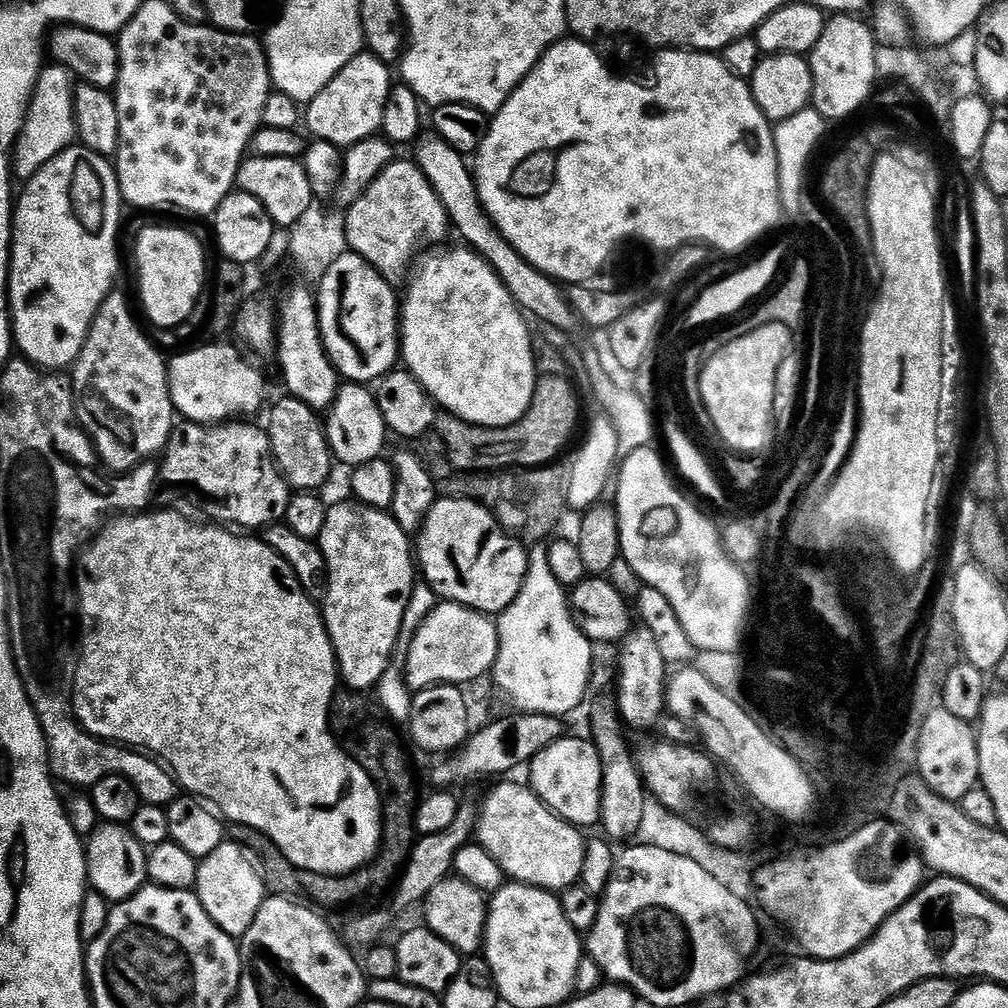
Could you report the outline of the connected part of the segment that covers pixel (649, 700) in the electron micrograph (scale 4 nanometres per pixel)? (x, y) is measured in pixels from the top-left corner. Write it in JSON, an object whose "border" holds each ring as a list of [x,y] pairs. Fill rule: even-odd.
{"border":[[[645,626],[637,627],[623,641],[621,654],[618,658],[618,668],[620,672],[620,688],[616,704],[619,715],[625,725],[640,732],[650,732],[648,730],[656,727],[660,718],[667,711],[667,681],[668,665],[658,648],[658,642],[654,634]]]}

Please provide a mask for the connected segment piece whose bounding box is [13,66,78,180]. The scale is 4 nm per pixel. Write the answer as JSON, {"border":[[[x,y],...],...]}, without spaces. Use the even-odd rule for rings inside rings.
{"border":[[[53,67],[54,70],[45,73],[43,79],[35,87],[32,96],[32,108],[35,108],[32,116],[36,120],[42,120],[46,124],[21,125],[20,135],[13,153],[13,169],[15,175],[22,180],[32,177],[42,166],[53,160],[58,153],[62,153],[71,147],[78,136],[75,119],[75,93],[72,88],[73,75],[63,67]],[[22,164],[22,170],[15,170]]]}

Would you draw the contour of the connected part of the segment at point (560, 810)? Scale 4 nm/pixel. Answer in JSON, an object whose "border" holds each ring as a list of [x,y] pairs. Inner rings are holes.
{"border":[[[563,738],[546,746],[531,760],[530,787],[557,816],[570,824],[585,826],[601,819],[604,775],[595,743]]]}

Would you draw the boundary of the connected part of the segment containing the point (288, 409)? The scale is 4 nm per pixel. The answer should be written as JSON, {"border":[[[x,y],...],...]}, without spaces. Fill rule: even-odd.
{"border":[[[295,398],[280,400],[268,416],[266,431],[272,443],[272,456],[276,467],[293,489],[304,494],[312,494],[332,476],[334,457],[328,445],[325,425],[319,420],[317,409]]]}

